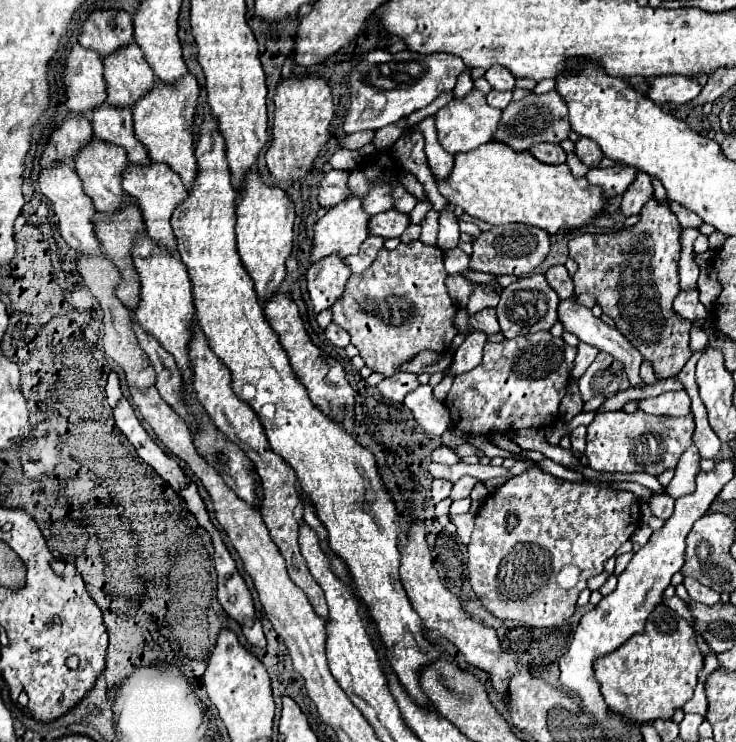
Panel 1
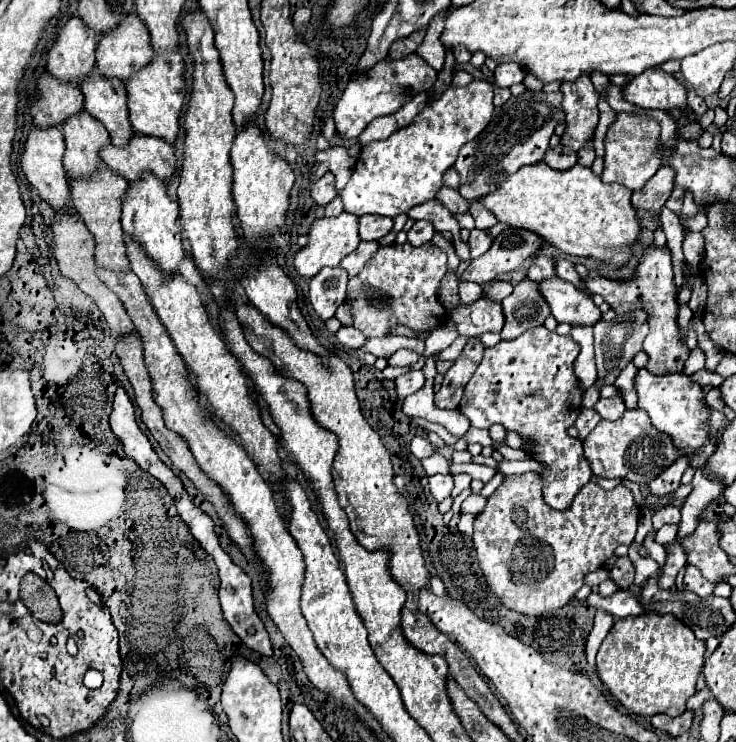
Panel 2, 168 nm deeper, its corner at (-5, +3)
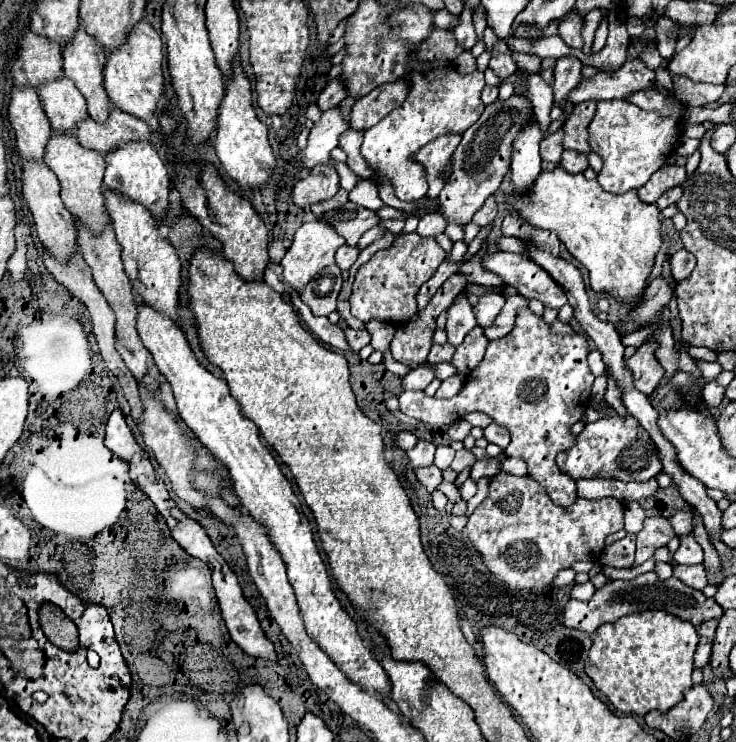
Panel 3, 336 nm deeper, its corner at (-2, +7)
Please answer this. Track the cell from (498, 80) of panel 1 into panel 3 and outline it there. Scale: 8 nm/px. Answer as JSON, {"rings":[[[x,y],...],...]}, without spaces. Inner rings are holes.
{"rings":[[[496,54],[496,56],[492,56],[492,60],[490,60],[490,64],[488,64],[488,68],[496,74],[496,76],[500,76],[502,80],[506,80],[508,76],[512,76],[514,72],[516,72],[516,62],[514,62],[514,58],[512,58],[512,54]]]}

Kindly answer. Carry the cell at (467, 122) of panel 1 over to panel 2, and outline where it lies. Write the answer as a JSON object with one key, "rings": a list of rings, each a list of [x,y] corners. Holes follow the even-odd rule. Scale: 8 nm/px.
{"rings":[[[475,78],[463,88],[451,86],[437,102],[425,106],[407,128],[401,128],[387,140],[365,144],[351,180],[339,192],[345,212],[355,216],[379,214],[393,218],[427,202],[427,198],[435,198],[441,188],[441,176],[451,164],[455,164],[459,148],[475,140],[491,122],[495,110],[491,100],[493,94],[487,80]]]}

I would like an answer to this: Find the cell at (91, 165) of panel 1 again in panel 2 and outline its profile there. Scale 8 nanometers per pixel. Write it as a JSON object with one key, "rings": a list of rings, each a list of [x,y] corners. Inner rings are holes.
{"rings":[[[85,110],[63,124],[67,152],[63,158],[69,178],[89,178],[103,166],[99,152],[111,144],[109,132]]]}

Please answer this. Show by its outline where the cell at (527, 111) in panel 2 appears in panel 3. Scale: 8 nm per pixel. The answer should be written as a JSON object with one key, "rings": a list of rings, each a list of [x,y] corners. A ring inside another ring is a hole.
{"rings":[[[510,96],[506,102],[494,102],[486,106],[480,120],[464,132],[462,142],[452,156],[456,160],[456,172],[452,172],[452,180],[444,184],[438,196],[440,212],[448,224],[466,226],[472,220],[474,212],[480,208],[480,204],[484,204],[484,200],[498,190],[504,174],[510,168],[512,140],[516,138],[516,132],[524,128],[530,116],[532,104],[520,100],[520,96]]]}

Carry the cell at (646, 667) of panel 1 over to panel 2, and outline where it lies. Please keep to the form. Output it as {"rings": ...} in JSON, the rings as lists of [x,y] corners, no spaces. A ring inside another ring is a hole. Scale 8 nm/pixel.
{"rings":[[[641,614],[619,618],[609,630],[597,652],[597,674],[609,692],[633,714],[679,716],[685,702],[695,694],[695,682],[701,674],[705,642],[697,640],[693,630],[673,614]]]}

